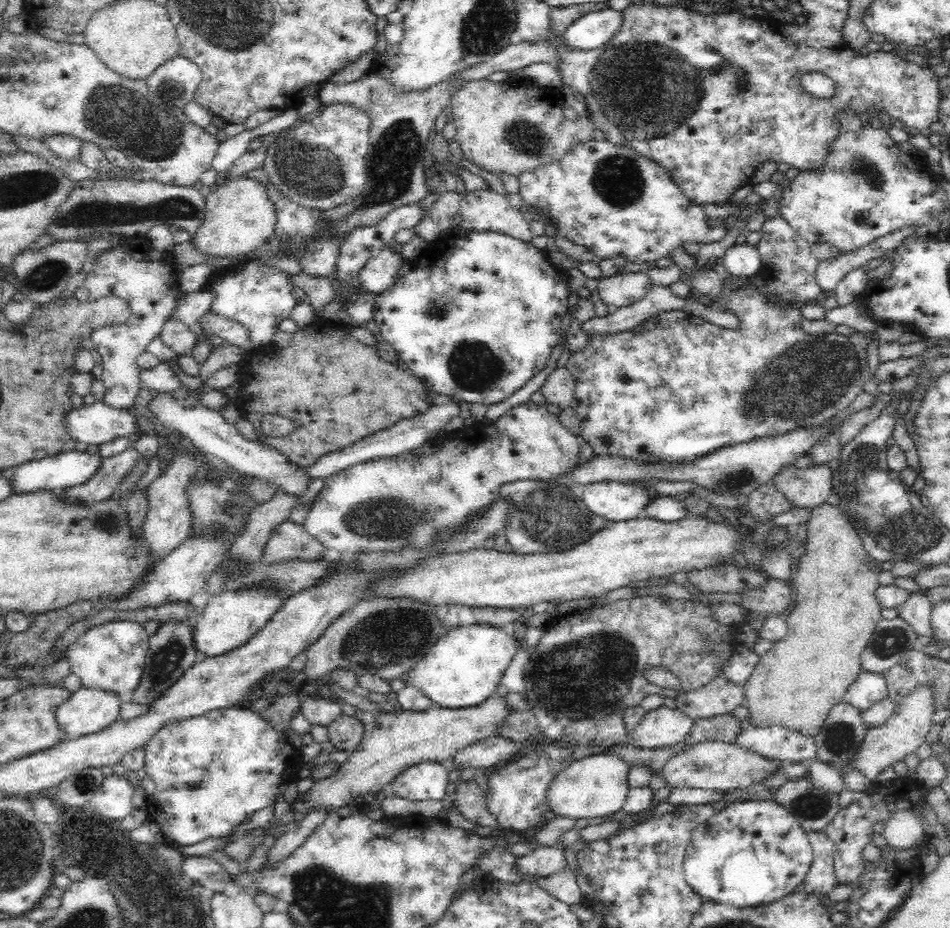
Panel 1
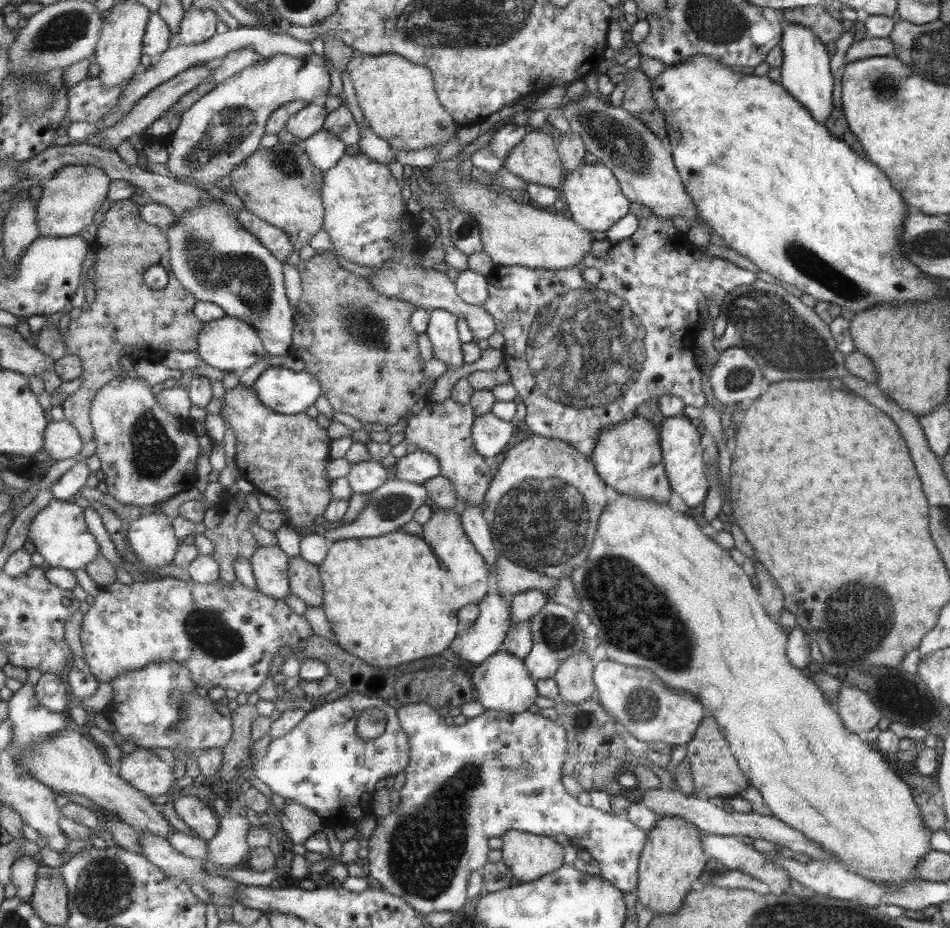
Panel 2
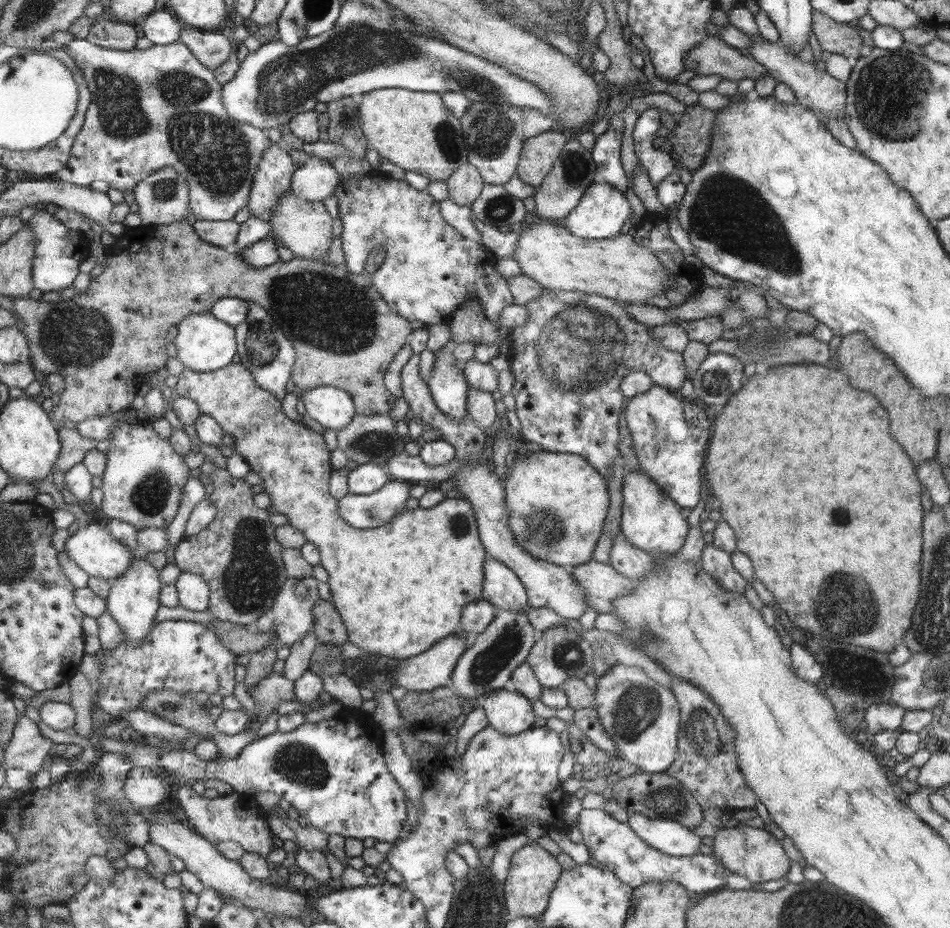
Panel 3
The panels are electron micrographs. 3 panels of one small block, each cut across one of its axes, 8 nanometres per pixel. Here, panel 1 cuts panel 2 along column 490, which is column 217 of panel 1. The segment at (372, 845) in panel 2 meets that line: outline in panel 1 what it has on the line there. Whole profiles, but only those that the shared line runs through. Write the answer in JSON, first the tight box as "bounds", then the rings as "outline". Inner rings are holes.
{"bounds":[144,706,302,847],"outline":[[[240,706],[211,710],[206,714],[166,725],[150,738],[147,745],[144,747],[144,754],[144,769],[146,775],[156,785],[154,793],[148,798],[150,799],[148,800],[148,806],[150,806],[150,817],[148,820],[160,827],[160,831],[165,834],[165,838],[168,842],[173,842],[180,847],[194,845],[208,838],[226,838],[226,836],[230,836],[234,826],[242,824],[242,822],[248,820],[248,818],[250,819],[256,811],[272,806],[275,802],[274,796],[279,794],[280,784],[282,784],[286,778],[294,776],[294,770],[300,770],[302,763],[300,760],[300,752],[296,752],[296,748],[288,742],[286,733],[274,730],[274,727],[271,727],[261,715],[248,708],[241,708]]]}

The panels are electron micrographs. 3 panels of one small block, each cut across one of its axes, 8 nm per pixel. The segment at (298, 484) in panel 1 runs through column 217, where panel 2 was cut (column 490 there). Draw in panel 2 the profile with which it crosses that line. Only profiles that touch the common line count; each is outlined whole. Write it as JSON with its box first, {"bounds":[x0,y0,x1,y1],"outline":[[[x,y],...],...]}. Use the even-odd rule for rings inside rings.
{"bounds":[470,411,518,461],"outline":[[[491,411],[474,417],[470,429],[473,448],[481,457],[491,461],[503,450],[510,437],[516,434],[518,428],[514,427],[510,421],[497,418]]]}

